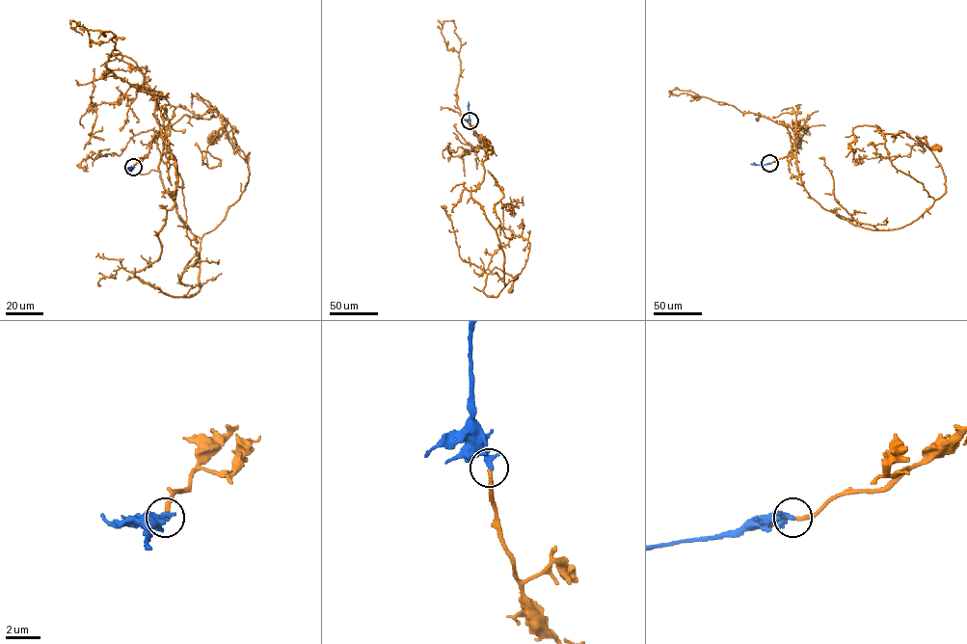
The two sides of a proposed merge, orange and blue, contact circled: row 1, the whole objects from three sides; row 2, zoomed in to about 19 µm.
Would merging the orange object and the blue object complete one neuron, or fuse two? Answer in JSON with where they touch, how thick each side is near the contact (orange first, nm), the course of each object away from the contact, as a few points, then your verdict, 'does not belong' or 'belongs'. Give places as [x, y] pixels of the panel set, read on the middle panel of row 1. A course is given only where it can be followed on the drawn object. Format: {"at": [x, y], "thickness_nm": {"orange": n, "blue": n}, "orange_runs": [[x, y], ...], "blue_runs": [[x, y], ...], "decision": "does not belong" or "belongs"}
{"at": [470, 120], "thickness_nm": {"orange": 220, "blue": 360}, "orange_runs": [[470, 120], [493, 149], [470, 196], [504, 259], [504, 286], [483, 290], [496, 267], [517, 277], [510, 289]], "blue_runs": [[470, 120], [469, 101]], "decision": "belongs"}

